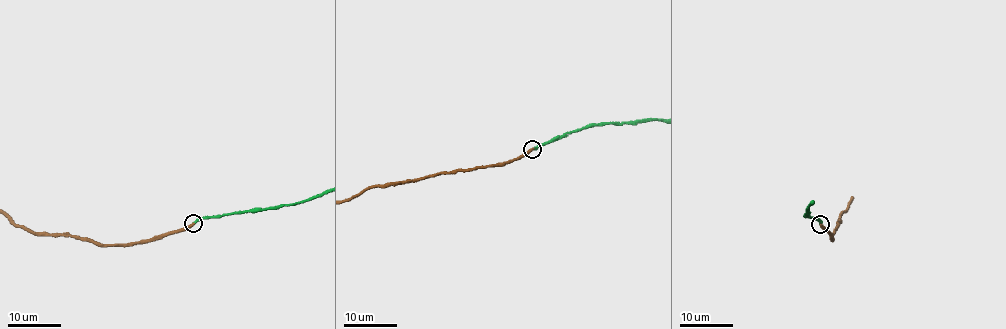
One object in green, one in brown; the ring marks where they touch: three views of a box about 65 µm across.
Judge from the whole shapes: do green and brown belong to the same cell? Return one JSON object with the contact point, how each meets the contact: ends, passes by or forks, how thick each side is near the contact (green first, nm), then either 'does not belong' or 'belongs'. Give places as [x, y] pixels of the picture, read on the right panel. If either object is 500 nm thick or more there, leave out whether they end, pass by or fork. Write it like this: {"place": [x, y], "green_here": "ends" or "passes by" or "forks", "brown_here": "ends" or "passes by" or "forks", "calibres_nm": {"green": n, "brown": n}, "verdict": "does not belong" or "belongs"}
{"place": [820, 224], "green_here": "ends", "brown_here": "ends", "calibres_nm": {"green": 240, "brown": 280}, "verdict": "belongs"}

